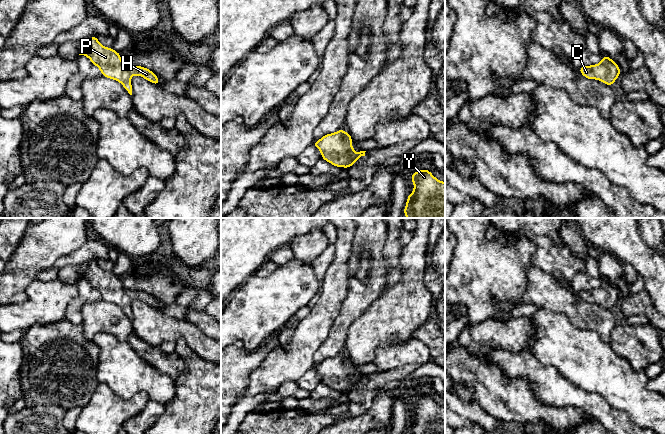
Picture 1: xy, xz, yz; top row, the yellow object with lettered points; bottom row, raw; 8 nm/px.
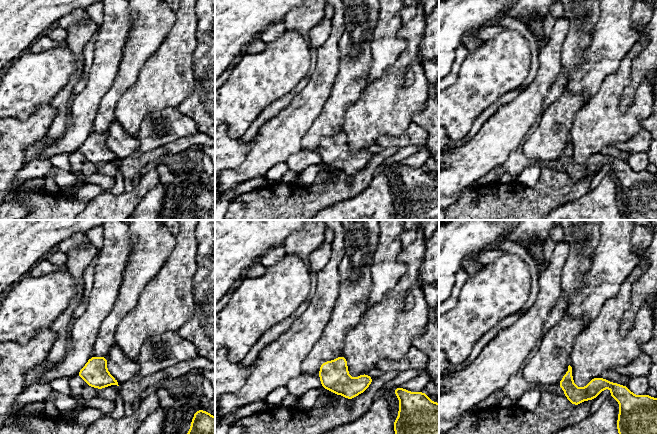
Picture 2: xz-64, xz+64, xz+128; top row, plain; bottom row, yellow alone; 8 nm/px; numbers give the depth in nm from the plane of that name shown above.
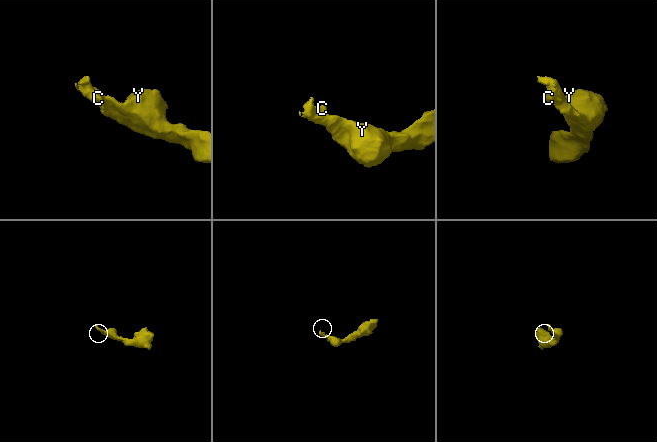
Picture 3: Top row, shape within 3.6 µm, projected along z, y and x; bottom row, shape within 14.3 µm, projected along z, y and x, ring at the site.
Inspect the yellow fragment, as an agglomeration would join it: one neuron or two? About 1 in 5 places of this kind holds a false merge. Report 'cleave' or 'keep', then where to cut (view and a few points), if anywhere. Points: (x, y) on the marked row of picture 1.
keep; no cut

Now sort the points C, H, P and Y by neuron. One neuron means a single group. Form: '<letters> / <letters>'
C H P Y

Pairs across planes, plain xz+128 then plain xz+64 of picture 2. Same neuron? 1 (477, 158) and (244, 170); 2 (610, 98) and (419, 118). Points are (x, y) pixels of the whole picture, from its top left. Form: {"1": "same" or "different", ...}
{"1": "same", "2": "different"}

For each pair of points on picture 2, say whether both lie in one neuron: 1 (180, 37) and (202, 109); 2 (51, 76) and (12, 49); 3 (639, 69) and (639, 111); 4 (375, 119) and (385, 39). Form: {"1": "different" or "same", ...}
{"1": "different", "2": "different", "3": "different", "4": "different"}

